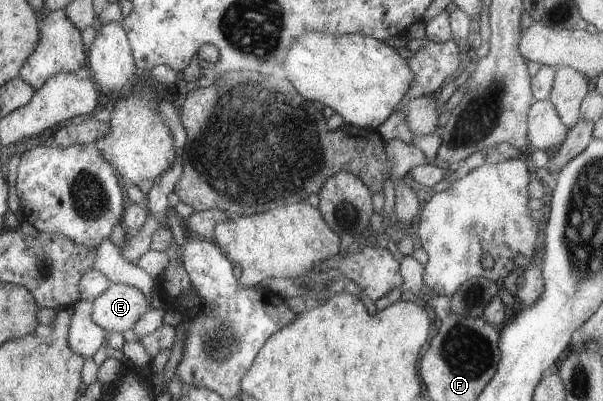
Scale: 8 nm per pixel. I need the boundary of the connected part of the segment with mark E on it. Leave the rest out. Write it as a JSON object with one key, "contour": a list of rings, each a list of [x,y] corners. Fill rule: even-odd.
{"contour":[[[113,284],[94,301],[93,319],[109,333],[127,331],[151,309],[150,299],[138,287]]]}

